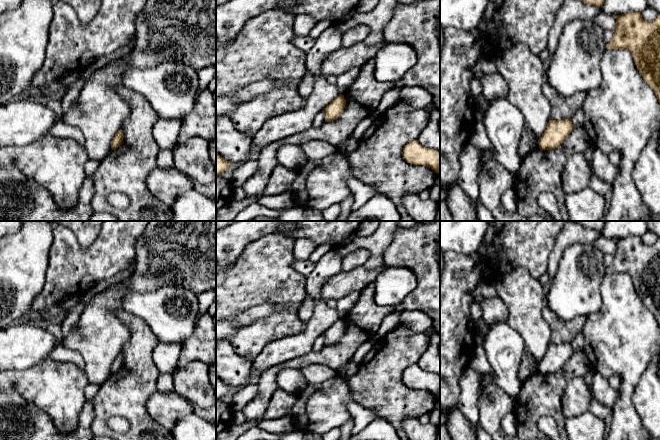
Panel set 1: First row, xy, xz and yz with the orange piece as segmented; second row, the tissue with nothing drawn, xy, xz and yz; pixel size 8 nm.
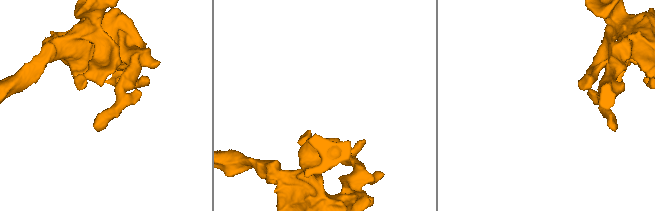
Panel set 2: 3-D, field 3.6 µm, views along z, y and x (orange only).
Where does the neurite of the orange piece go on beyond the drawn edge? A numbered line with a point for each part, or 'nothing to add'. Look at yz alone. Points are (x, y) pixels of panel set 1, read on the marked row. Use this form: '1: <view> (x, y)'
nothing to add

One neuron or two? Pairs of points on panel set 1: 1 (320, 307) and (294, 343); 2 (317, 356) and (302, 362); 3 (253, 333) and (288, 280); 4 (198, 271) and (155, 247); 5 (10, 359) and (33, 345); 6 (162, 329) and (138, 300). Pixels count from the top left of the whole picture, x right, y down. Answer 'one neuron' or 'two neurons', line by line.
1: one neuron
2: one neuron
3: one neuron
4: one neuron
5: one neuron
6: one neuron

